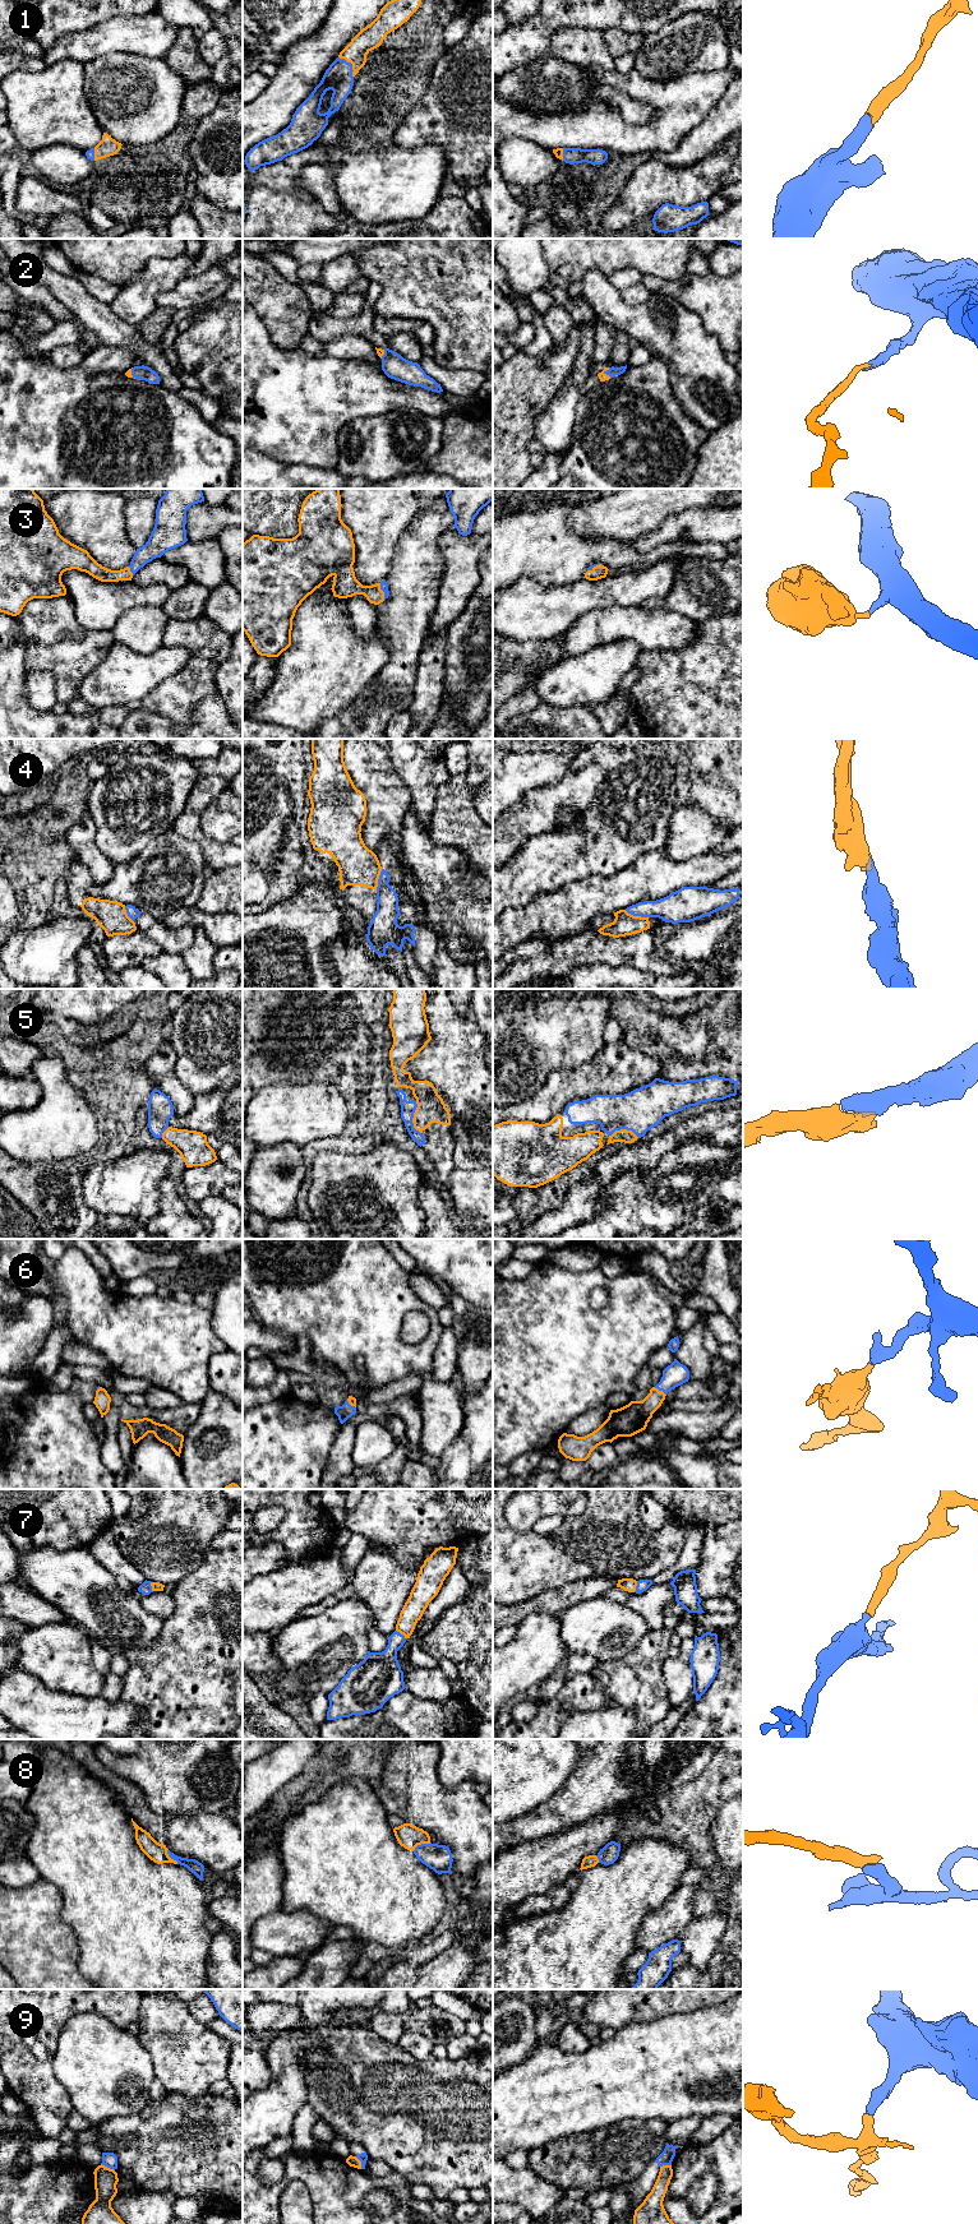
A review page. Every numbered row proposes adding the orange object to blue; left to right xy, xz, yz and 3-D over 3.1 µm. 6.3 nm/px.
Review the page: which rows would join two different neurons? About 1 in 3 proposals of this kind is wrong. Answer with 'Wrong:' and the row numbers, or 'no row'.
Wrong: 4, 7, 9

